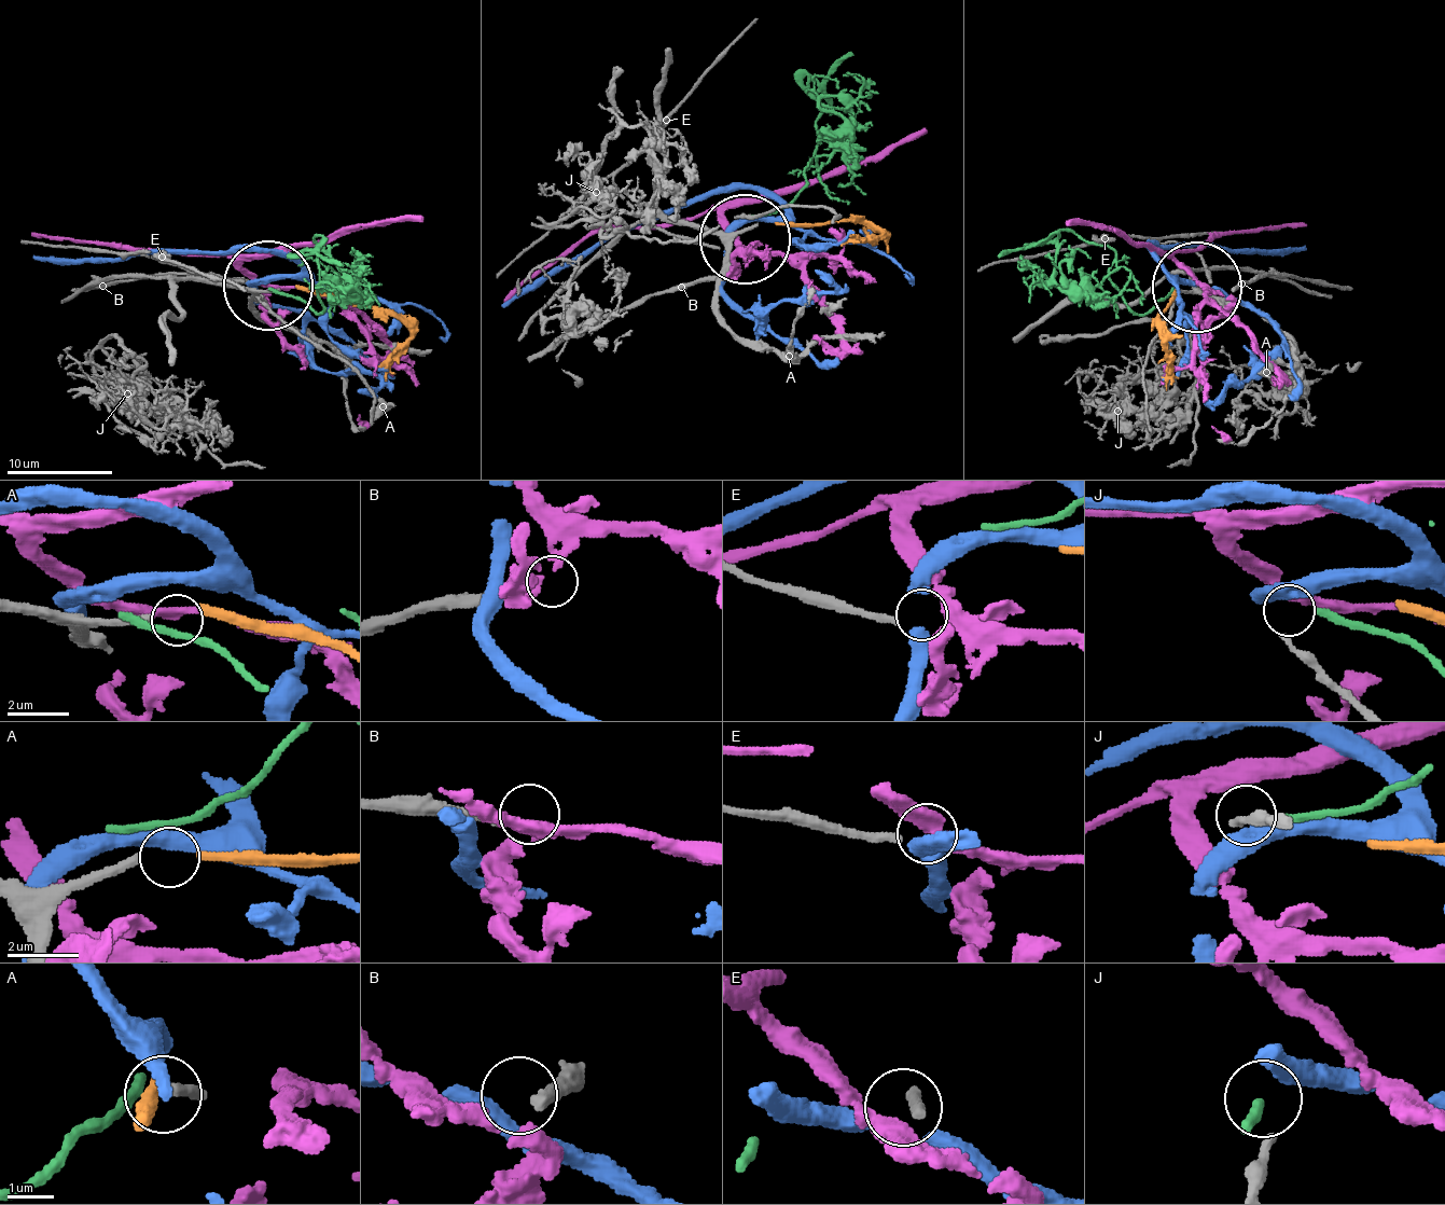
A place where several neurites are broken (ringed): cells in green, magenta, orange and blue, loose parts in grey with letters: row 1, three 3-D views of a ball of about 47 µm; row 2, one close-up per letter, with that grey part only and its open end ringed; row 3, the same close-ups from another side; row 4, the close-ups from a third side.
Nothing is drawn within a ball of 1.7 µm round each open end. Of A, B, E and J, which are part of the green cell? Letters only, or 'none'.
J

